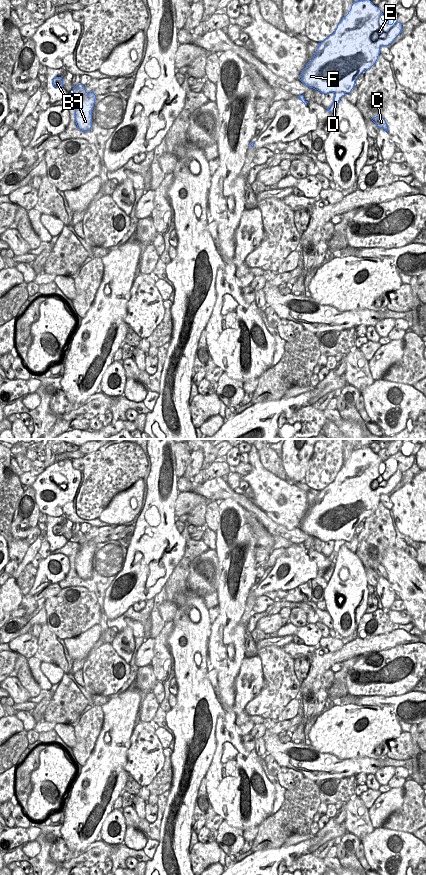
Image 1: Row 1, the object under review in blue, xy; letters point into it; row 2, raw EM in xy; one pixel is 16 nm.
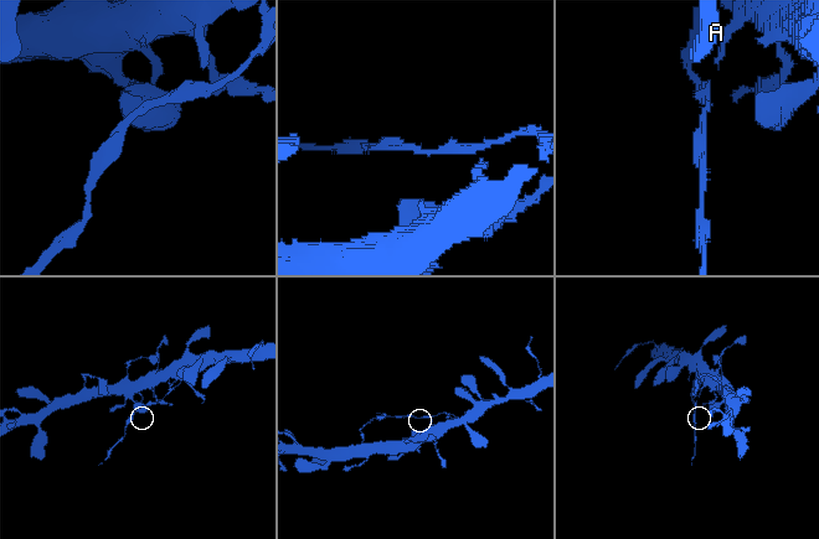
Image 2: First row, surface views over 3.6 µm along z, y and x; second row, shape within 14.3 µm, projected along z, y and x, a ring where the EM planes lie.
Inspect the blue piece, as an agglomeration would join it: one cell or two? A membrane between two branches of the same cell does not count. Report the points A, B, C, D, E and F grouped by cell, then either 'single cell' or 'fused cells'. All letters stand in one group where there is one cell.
A B C E F / D | fused cells

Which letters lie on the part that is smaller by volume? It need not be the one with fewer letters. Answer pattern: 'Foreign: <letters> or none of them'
Foreign: D

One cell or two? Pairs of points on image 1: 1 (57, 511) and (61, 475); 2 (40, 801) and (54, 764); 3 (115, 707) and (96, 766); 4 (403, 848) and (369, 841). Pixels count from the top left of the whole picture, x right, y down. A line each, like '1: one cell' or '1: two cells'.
1: one cell
2: one cell
3: one cell
4: one cell

